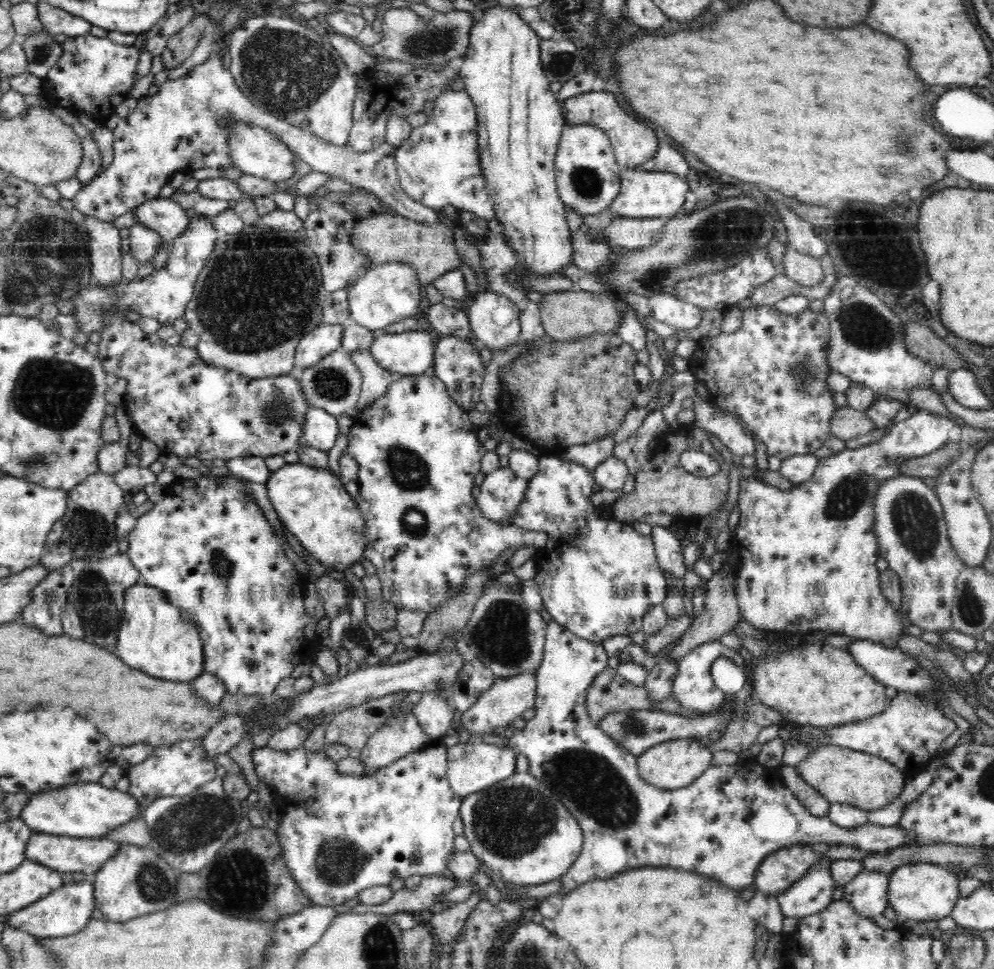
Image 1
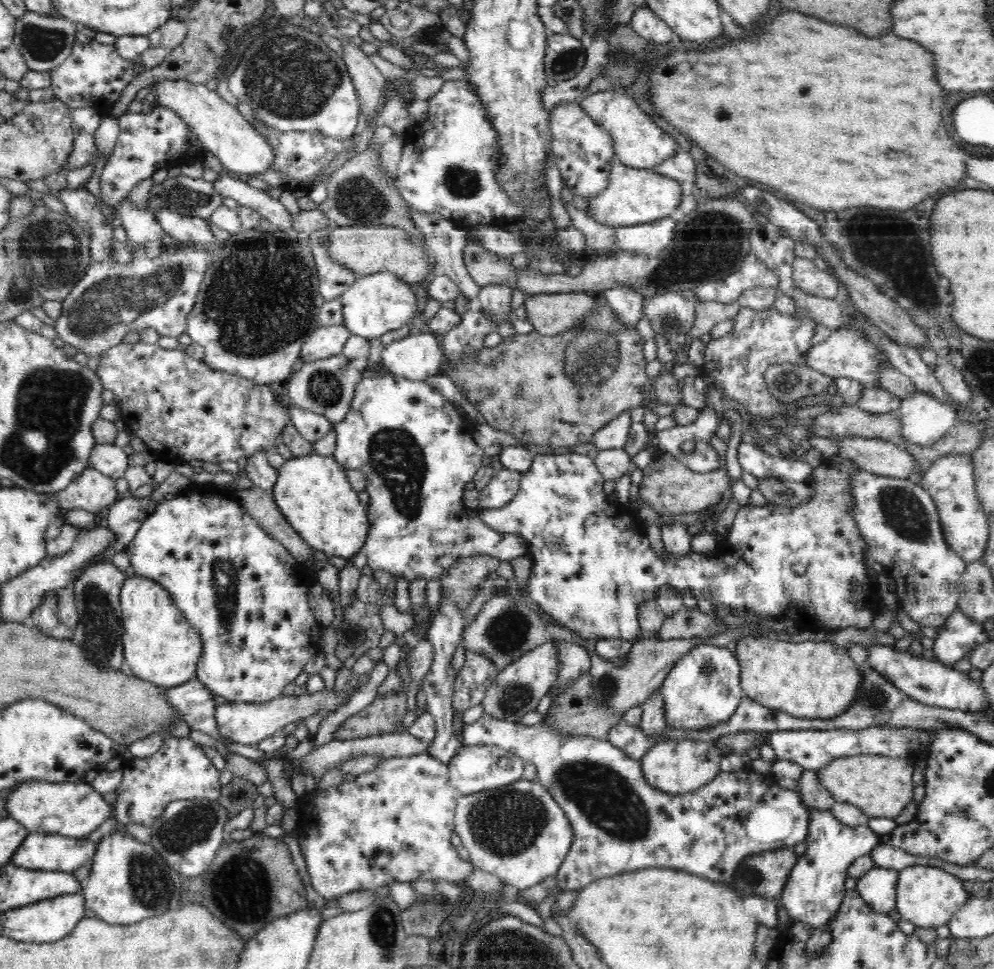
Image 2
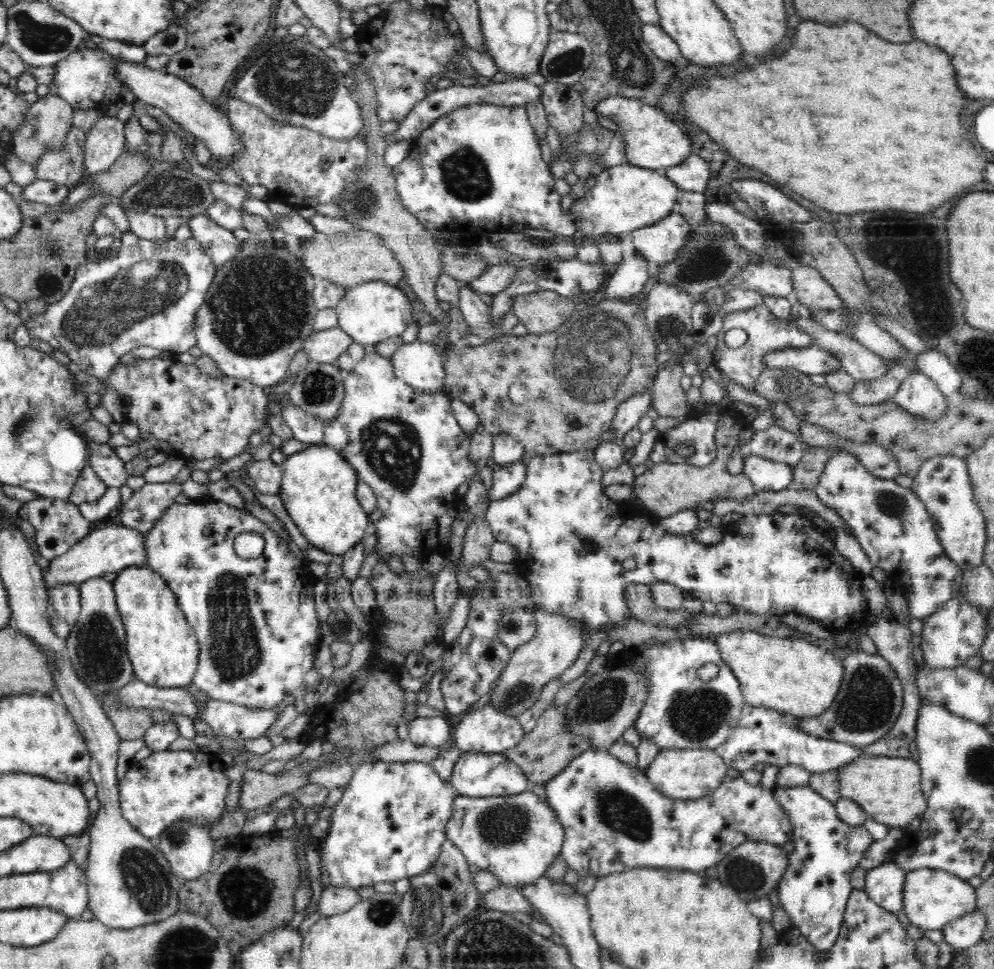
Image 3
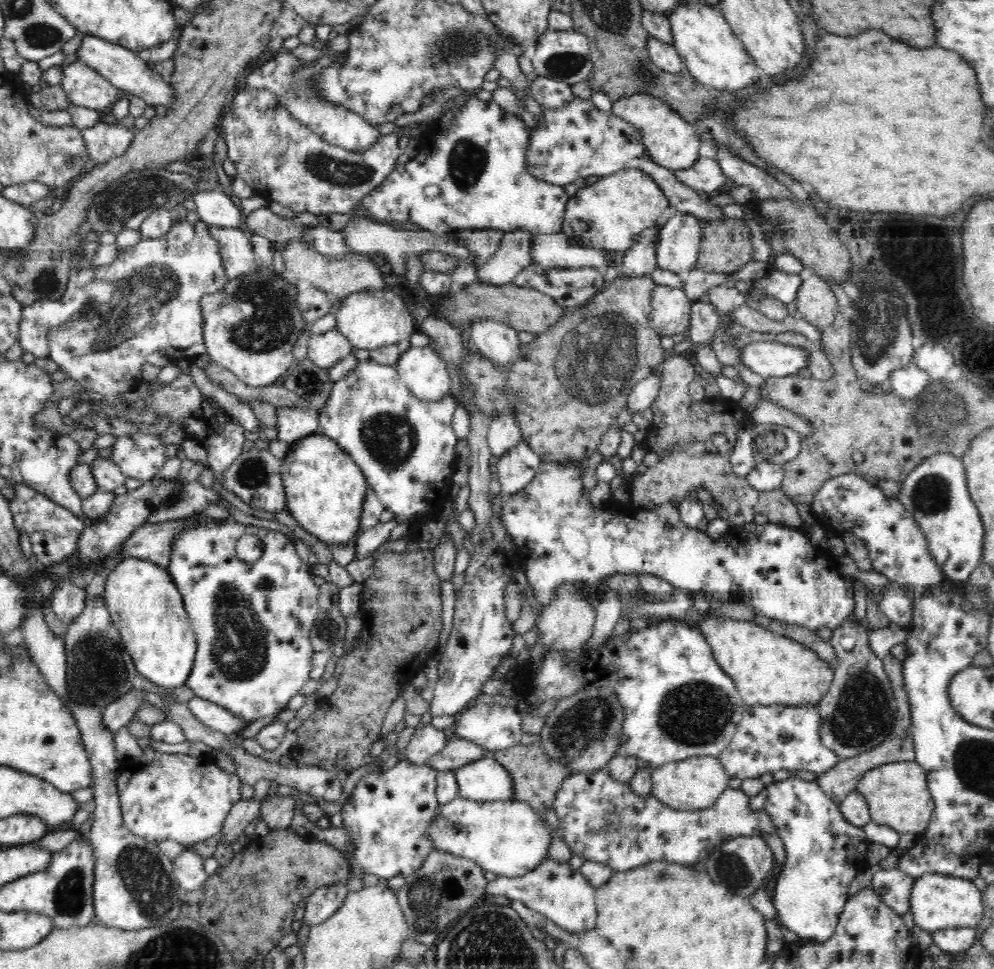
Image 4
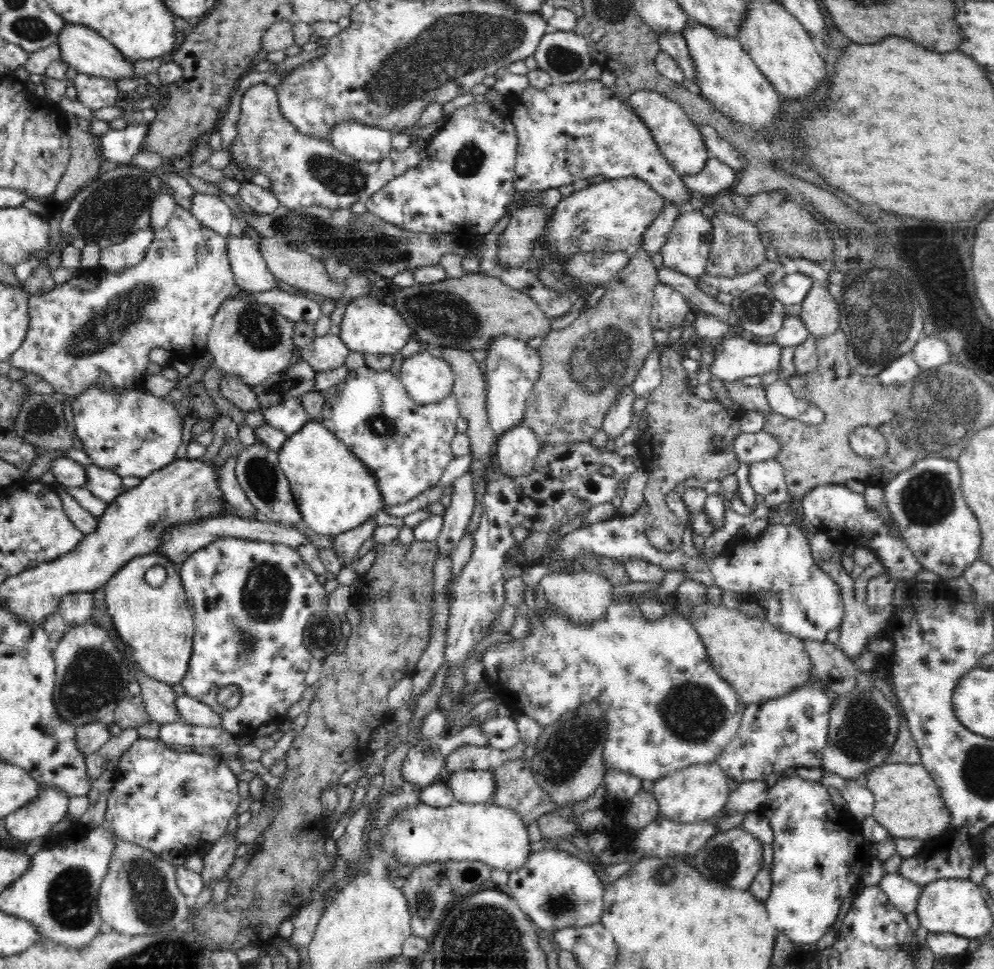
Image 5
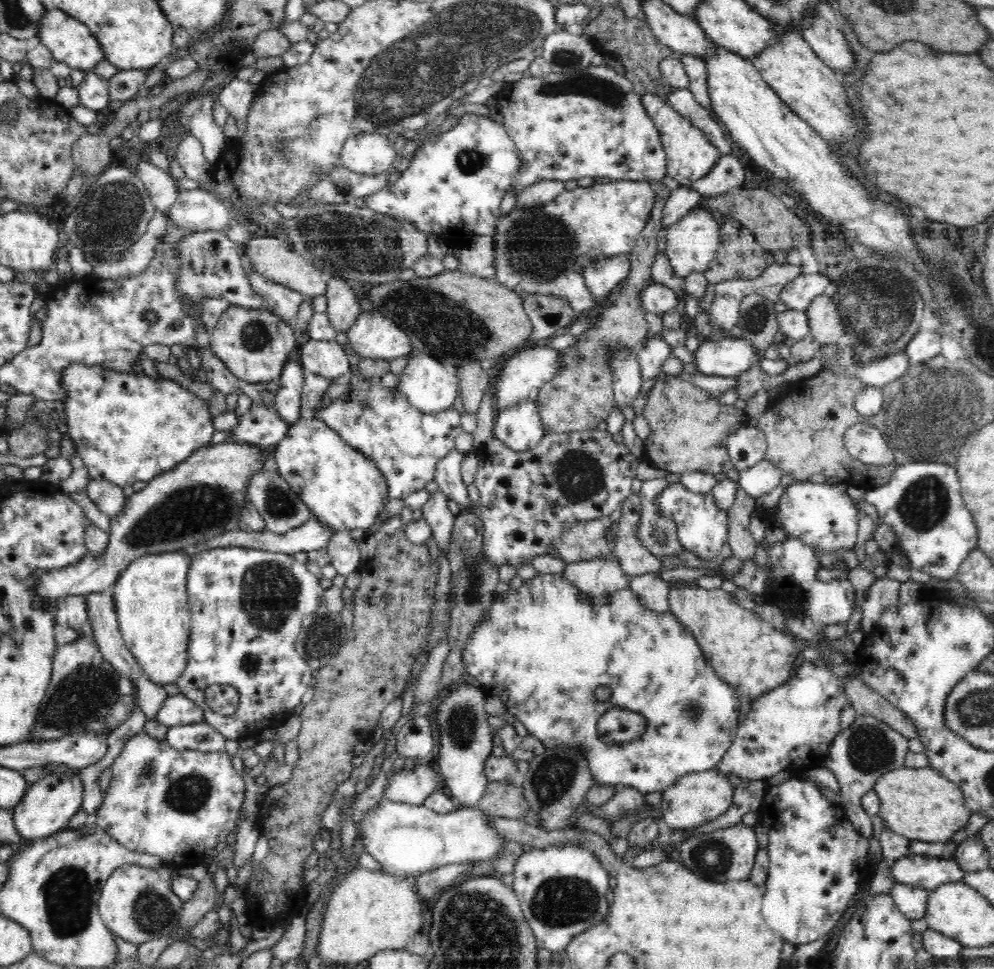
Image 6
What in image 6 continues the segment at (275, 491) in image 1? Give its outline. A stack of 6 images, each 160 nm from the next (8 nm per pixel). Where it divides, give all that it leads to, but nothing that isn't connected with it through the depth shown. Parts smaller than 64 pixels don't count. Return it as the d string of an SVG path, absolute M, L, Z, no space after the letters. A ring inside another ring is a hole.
M300 419L275 445L271 463L310 507L312 516L334 529L367 530L388 500L388 483L372 459L350 446L321 419Z

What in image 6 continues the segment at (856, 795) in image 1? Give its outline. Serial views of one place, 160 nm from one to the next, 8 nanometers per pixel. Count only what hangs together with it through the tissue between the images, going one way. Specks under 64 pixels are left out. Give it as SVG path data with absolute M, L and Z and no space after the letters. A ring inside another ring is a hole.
M903 767L888 772L888 774L882 774L873 790L880 797L879 815L884 822L884 828L888 828L912 840L922 842L949 841L956 832L960 832L968 824L968 819L971 816L970 809L966 807L966 801L964 801L964 795L962 795L960 787L930 767L920 769Z

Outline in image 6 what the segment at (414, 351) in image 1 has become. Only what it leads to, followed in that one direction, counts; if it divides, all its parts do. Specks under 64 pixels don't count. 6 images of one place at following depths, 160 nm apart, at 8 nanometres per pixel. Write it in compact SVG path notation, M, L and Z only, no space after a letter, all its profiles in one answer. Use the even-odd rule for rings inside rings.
M414 353L410 356L396 387L404 393L410 406L420 412L432 414L432 412L444 412L448 408L458 406L458 382L456 368L448 367L444 362L427 354Z

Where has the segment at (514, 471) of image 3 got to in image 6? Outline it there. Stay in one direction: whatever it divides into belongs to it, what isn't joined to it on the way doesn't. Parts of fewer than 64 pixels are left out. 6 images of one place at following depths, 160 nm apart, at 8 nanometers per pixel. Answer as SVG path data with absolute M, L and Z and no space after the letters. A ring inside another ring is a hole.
M532 397L501 410L496 418L494 434L495 439L514 451L525 451L537 445L545 431L536 400Z

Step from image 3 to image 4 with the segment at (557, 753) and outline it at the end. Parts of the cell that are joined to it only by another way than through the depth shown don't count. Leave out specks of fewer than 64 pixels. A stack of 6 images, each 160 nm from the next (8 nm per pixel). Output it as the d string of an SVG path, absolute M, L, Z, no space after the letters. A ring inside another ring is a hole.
M522 743L491 755L508 773L513 782L512 800L527 802L534 812L544 813L554 809L554 798L560 790L563 780L568 776L568 767L562 761L552 761L546 757L541 745L523 745Z

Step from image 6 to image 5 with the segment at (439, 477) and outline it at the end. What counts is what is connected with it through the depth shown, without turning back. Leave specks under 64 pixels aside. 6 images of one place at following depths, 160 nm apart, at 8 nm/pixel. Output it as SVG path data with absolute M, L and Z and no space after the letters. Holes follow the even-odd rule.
M468 472L451 484L451 503L444 512L443 527L435 541L440 555L449 555L458 546L472 518L476 505L472 480Z

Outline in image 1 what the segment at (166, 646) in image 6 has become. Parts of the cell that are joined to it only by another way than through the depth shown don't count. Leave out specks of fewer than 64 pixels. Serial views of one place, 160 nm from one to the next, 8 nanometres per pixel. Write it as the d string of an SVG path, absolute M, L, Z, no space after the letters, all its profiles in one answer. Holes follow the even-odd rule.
M139 582L126 589L123 622L117 637L116 654L136 670L173 682L192 682L204 673L204 646L199 631L189 618L181 619L181 609L174 606L160 589Z

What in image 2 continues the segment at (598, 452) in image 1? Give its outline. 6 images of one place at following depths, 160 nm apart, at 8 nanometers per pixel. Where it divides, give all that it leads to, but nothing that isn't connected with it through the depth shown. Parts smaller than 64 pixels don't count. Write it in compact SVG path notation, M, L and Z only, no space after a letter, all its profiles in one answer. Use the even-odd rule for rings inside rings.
M630 409L613 418L592 438L591 442L597 447L596 452L615 448L624 449L630 435L631 424Z

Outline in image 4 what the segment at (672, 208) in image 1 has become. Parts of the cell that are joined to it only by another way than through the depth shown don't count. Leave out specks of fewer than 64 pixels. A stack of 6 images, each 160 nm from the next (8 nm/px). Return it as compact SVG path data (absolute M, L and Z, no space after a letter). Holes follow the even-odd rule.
M637 169L620 170L608 177L602 177L595 184L584 187L576 195L569 197L561 231L586 248L625 252L639 239L640 233L656 226L662 210L669 206L668 199L648 174Z

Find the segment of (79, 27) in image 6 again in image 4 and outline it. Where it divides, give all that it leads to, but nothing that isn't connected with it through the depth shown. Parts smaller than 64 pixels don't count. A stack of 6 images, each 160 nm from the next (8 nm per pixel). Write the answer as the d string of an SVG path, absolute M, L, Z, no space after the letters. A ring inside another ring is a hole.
M86 35L81 40L75 54L77 55L77 60L100 73L116 88L125 90L130 96L136 95L144 99L150 106L169 107L174 100L175 94L171 83L164 82L163 76L155 70L151 70L148 67L148 63L144 62L133 50L128 50L103 38Z

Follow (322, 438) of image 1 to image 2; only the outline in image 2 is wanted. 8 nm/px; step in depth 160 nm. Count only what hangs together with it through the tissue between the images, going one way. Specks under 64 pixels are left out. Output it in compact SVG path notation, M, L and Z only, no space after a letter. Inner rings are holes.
M289 406L290 423L306 440L314 443L332 430L333 423L321 414L304 408Z

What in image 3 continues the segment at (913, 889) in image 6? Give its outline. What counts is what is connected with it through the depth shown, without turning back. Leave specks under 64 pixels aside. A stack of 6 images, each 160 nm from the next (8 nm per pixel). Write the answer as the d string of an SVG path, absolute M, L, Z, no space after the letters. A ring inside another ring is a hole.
M895 862L871 868L865 875L864 890L884 910L898 913L903 909L906 873Z

